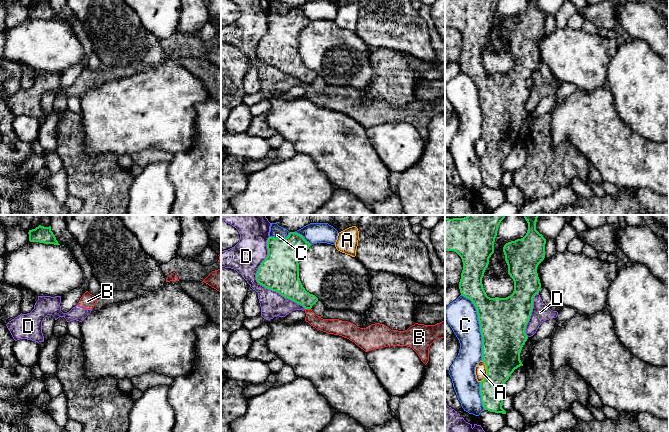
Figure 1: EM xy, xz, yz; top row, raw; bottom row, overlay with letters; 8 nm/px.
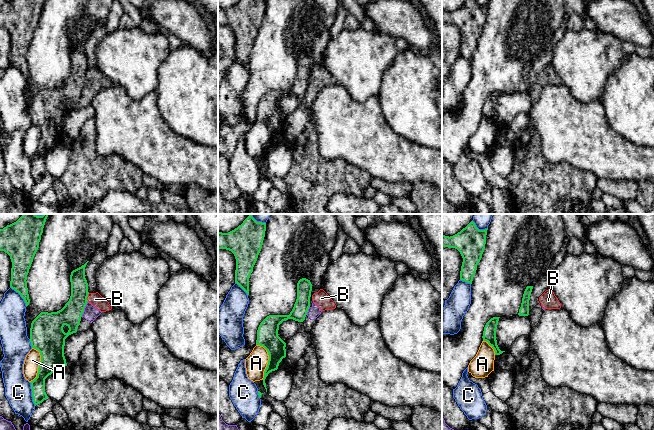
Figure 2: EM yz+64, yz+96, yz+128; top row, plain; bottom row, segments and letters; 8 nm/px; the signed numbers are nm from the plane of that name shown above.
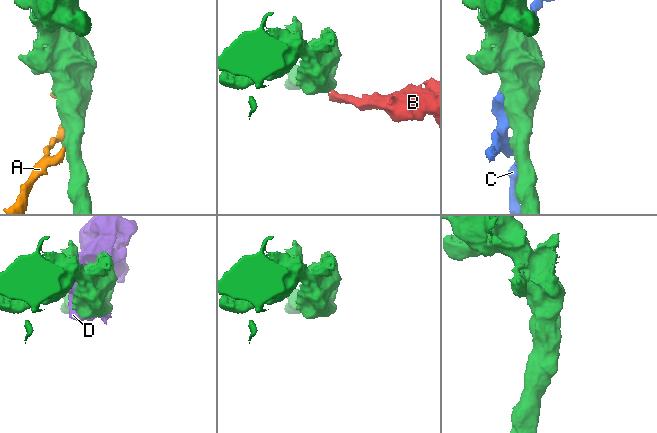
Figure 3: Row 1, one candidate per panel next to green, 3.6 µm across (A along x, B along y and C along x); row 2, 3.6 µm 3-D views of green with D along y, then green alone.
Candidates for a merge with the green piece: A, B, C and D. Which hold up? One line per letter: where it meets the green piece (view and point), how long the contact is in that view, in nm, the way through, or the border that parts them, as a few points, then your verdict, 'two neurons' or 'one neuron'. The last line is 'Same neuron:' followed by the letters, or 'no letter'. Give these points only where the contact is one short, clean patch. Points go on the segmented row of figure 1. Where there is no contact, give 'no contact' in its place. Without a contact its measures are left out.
A: contact yz (487, 371); length 180 nm; two neurons
B: contact xz (308, 308); length 50 nm; border xz (305, 308), (310, 309); two neurons
C: contact yz (480, 326); length 550 nm; two neurons
D: contact xz (259, 283); length 650 nm; two neurons
Same neuron: no letter

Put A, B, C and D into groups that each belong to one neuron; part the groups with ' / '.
A / B D / C

